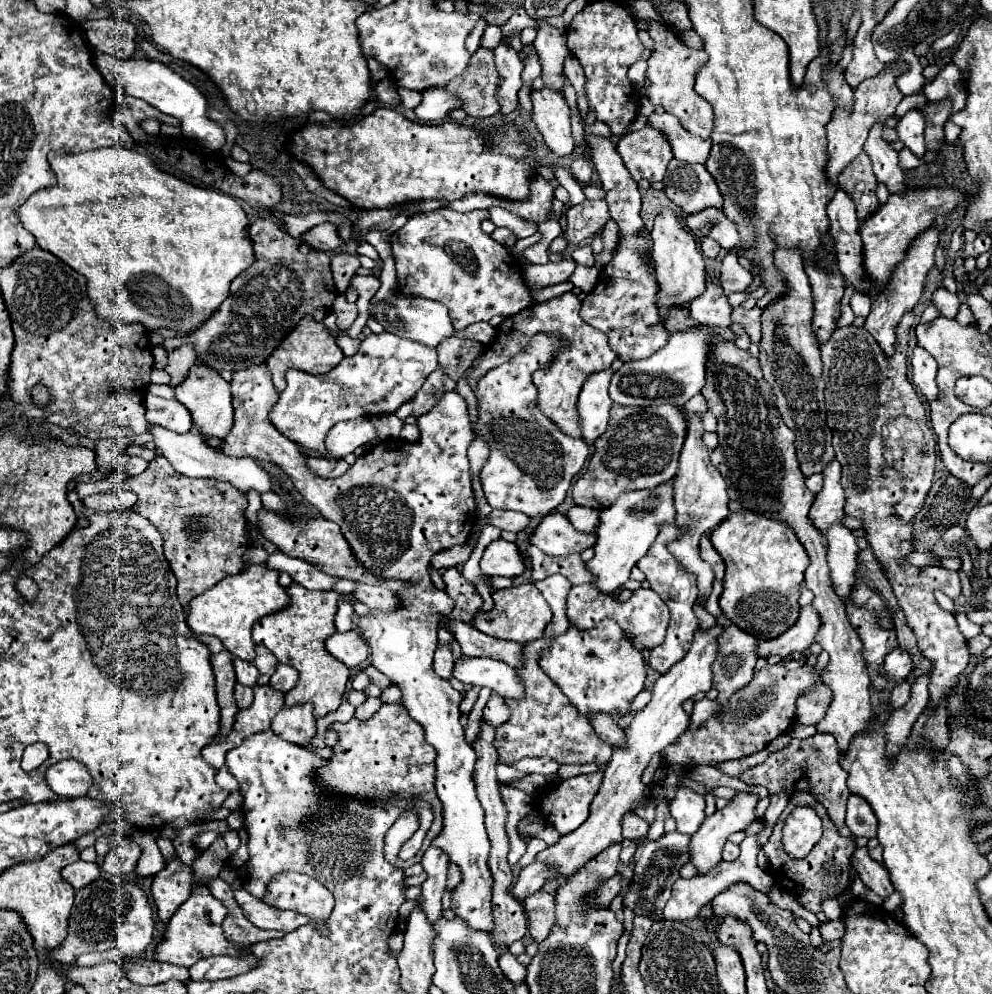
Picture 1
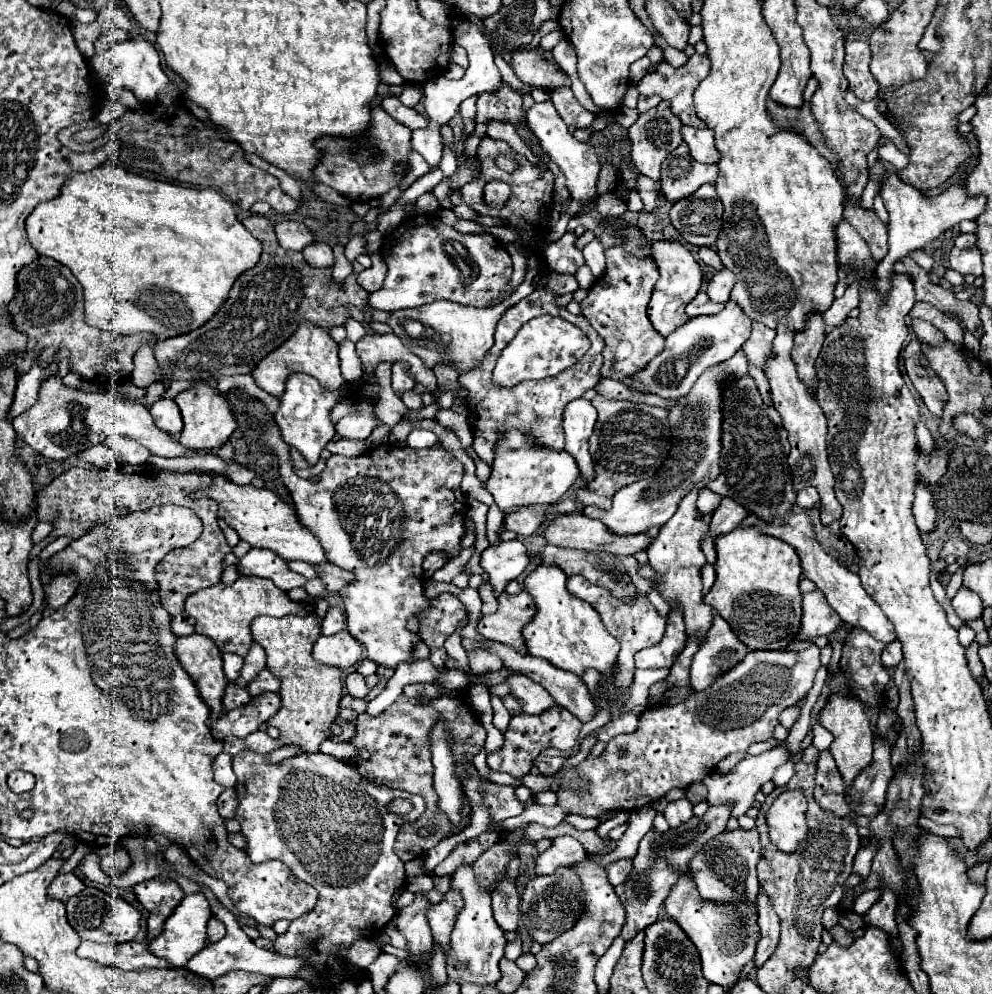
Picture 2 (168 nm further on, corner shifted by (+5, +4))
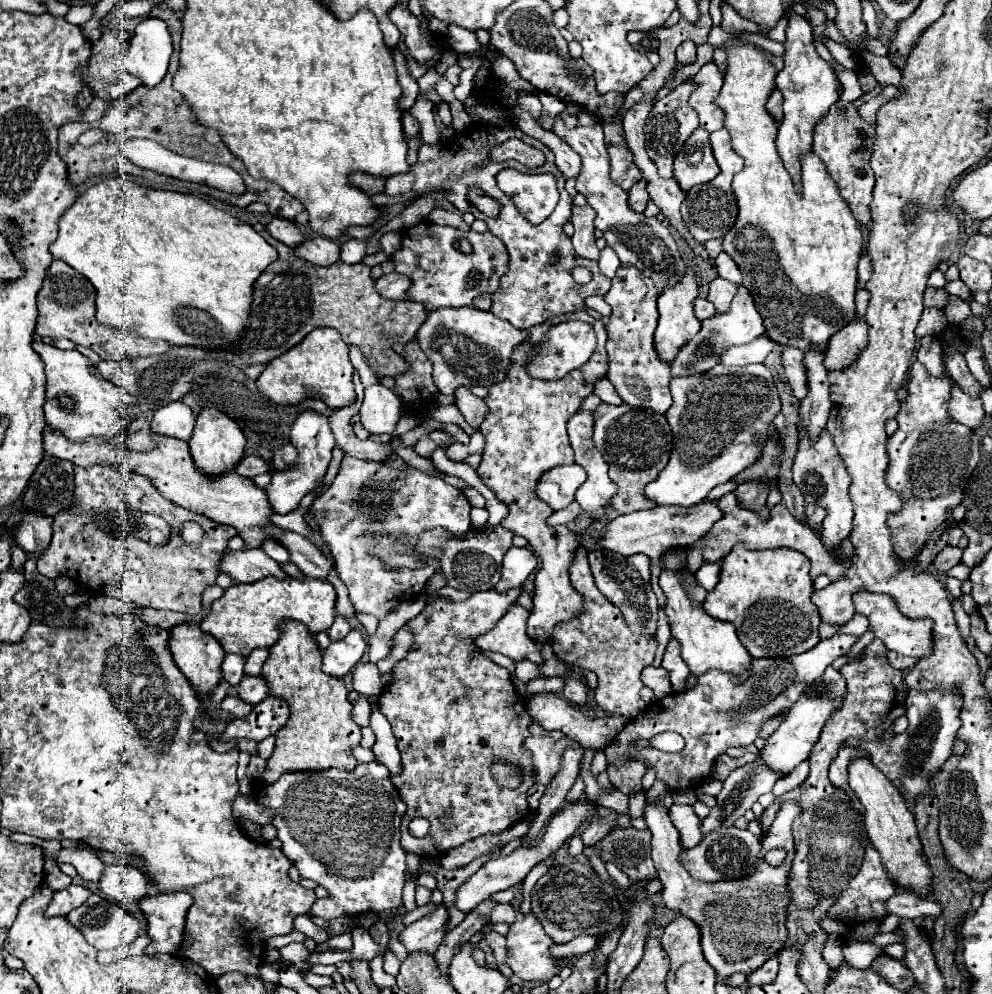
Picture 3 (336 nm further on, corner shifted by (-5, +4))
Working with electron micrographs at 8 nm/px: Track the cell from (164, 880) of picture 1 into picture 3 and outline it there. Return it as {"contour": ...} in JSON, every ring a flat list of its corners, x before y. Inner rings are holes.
{"contour":[[184,891,158,893,154,897,144,897,138,905,148,921,146,931,152,939,152,943,146,947,146,955,174,955,184,937,186,913,192,905,192,897]]}

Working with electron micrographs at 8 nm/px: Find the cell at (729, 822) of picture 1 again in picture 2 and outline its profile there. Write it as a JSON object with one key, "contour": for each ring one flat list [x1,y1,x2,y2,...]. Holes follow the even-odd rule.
{"contour":[[778,745,762,755,756,755,756,757,746,757,744,761,740,761,732,773,728,775,718,775,718,773,710,773,706,775,700,783,708,789,708,805,726,805,730,803,730,815,732,817,740,817,744,815,748,809,752,809,754,805,754,795,760,791,760,787,772,779,772,773,776,767,780,767,782,763,786,763,788,759,788,751,786,751,786,745]]}

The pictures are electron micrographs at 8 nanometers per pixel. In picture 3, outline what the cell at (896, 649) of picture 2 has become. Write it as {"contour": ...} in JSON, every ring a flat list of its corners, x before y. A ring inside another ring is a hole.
{"contour":[[888,651,888,661,890,661,890,665,894,667,894,669,900,669,900,671,904,671,904,669,912,669,912,665,916,665,916,657,902,657,902,655,898,655,898,653,894,653,894,651]]}

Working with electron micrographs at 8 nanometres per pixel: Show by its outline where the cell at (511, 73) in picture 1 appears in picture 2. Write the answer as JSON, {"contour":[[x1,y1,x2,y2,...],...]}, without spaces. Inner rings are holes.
{"contour":[[502,83,496,93,478,95,478,113,476,123,482,121,510,121,518,123,524,117,522,113,522,95,512,89,508,83]]}

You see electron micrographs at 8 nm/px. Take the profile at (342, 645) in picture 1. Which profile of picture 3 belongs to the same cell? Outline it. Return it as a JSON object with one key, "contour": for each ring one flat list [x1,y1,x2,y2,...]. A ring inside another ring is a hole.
{"contour":[[352,629,342,641,330,643,330,647,324,651,322,671,326,675,340,679,352,671,352,667,360,661,360,657,364,655,366,649,368,647,366,647,366,641,362,639,362,635,356,629]]}

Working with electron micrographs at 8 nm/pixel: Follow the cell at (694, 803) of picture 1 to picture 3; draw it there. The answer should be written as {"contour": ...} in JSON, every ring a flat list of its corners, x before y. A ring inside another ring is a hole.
{"contour":[[672,805,670,817,672,817,672,823,676,825,676,829,680,833,680,845,684,849,694,847,702,839,700,819,696,817,696,813,690,805]]}

